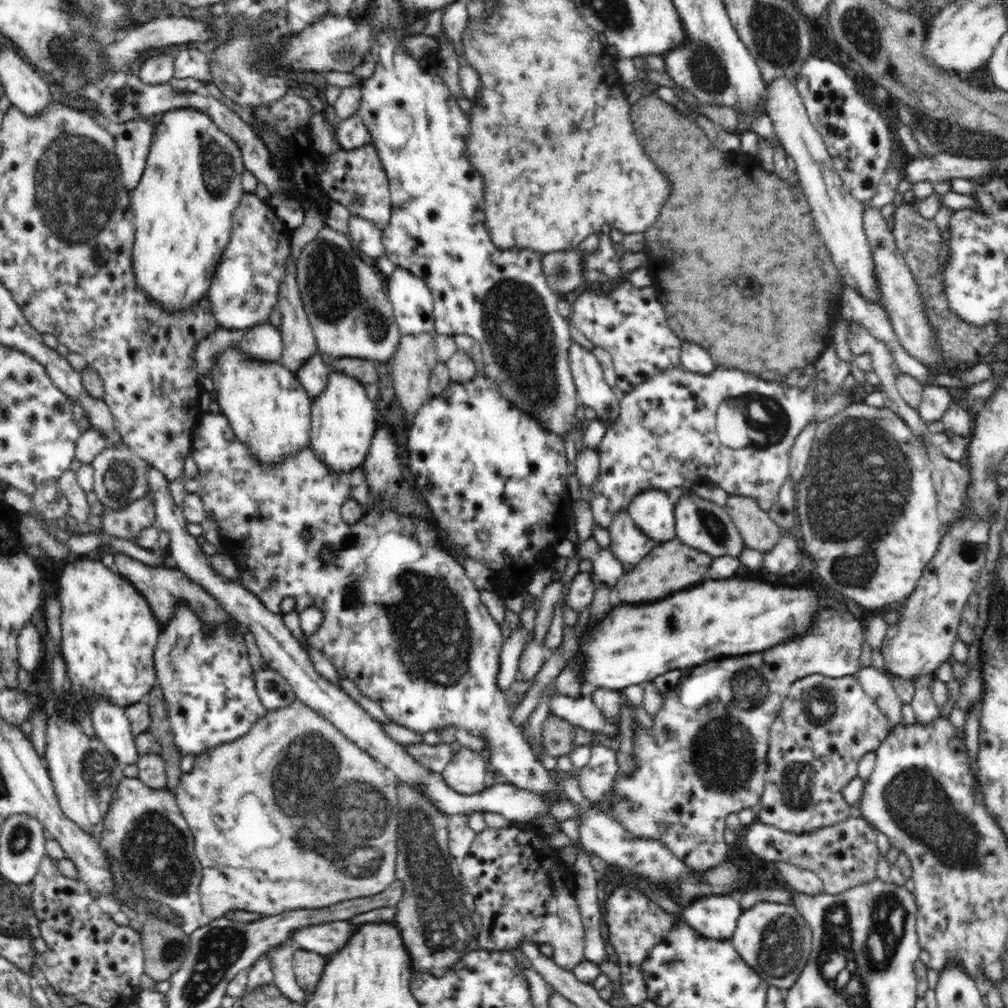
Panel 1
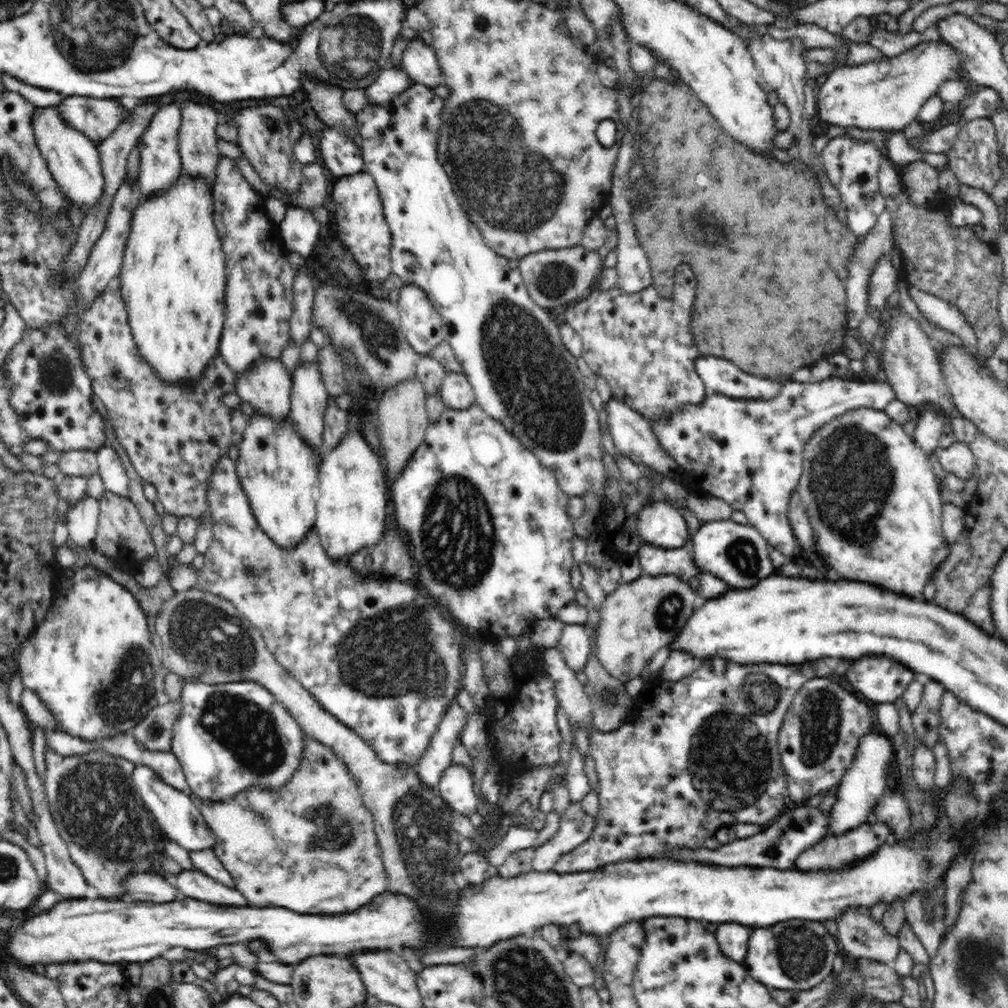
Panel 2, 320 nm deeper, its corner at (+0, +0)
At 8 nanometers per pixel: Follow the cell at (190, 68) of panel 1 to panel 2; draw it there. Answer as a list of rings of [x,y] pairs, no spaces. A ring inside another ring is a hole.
[[[186,100],[181,107],[181,125],[179,128],[179,153],[181,156],[181,168],[183,172],[189,174],[192,178],[205,178],[209,188],[213,188],[216,178],[216,168],[222,155],[218,152],[217,126],[221,119],[220,114],[208,105],[208,103],[196,100]]]

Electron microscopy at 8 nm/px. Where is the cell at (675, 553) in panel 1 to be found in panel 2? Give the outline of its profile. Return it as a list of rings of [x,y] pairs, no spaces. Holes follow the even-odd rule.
[[[643,574],[632,582],[618,584],[599,608],[600,621],[594,647],[597,659],[620,682],[634,680],[650,664],[654,654],[678,636],[690,614],[706,600],[675,574]]]

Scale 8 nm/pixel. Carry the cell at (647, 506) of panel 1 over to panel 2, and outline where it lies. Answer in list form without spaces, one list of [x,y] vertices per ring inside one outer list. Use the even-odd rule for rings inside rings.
[[[655,500],[643,507],[637,530],[644,542],[663,549],[676,549],[692,541],[684,516],[670,502]]]

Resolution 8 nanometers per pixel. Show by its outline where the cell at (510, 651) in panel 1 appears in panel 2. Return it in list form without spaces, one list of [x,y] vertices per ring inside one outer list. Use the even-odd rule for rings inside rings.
[[[456,702],[448,707],[436,734],[432,736],[426,752],[419,758],[418,764],[412,766],[420,781],[430,790],[434,790],[443,773],[453,764],[452,748],[461,740],[462,732],[468,722],[468,714]]]

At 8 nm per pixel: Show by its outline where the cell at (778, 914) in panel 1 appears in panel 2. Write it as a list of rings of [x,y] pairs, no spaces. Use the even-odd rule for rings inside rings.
[[[786,920],[770,928],[754,928],[742,965],[752,978],[769,989],[811,990],[832,974],[838,965],[844,950],[834,938],[822,924],[806,920]],[[780,938],[784,938],[784,944],[780,944]]]

